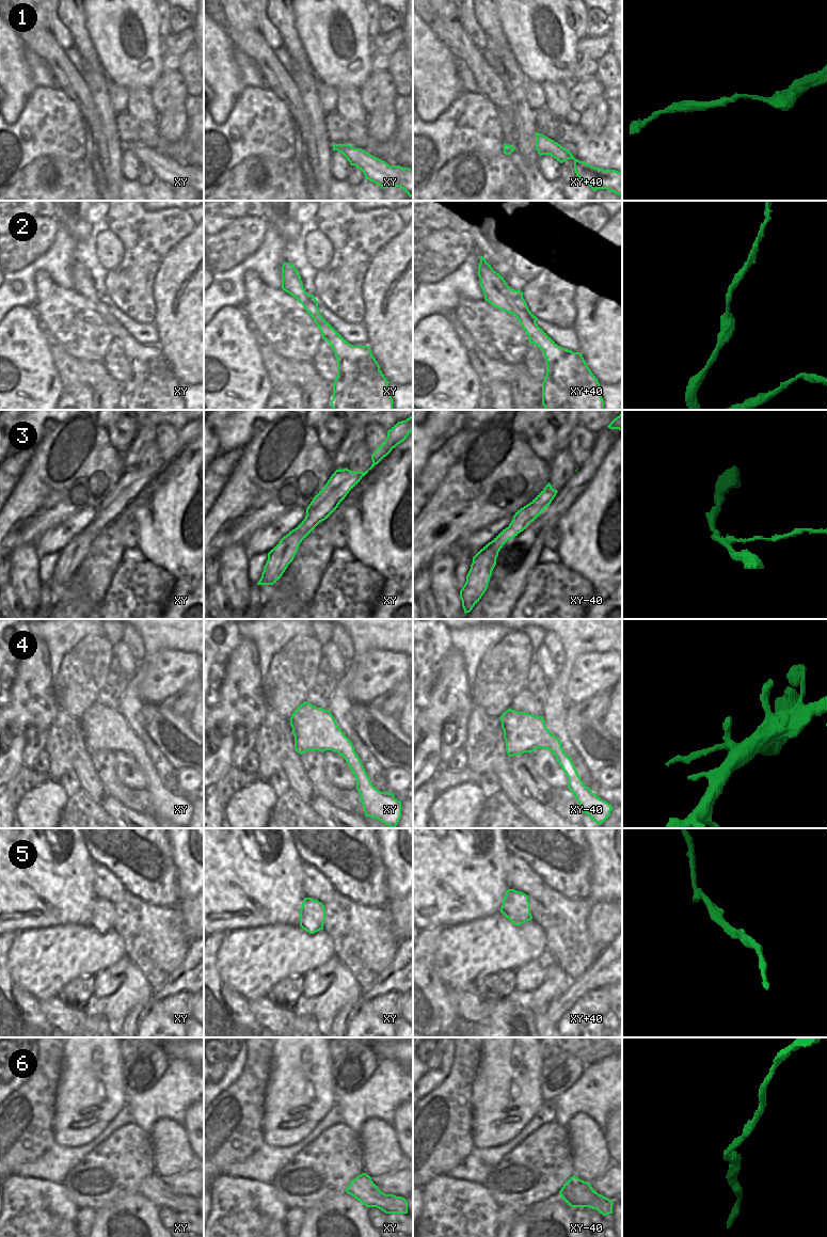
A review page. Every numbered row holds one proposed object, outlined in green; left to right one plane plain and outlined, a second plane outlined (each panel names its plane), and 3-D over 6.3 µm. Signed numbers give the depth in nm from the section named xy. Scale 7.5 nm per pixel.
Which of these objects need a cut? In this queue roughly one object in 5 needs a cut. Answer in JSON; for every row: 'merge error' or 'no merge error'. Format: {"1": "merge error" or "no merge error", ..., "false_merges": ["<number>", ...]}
{"1": "no merge error", "2": "no merge error", "3": "merge error", "4": "no merge error", "5": "no merge error", "6": "no merge error", "false_merges": ["3"]}

